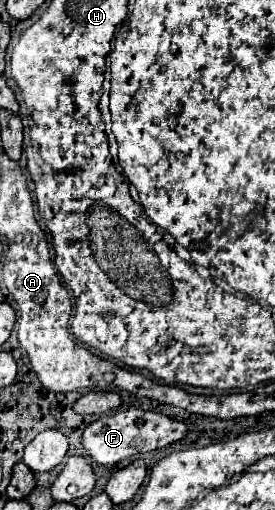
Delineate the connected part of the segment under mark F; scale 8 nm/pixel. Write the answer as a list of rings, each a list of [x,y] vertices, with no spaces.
[[[126,409],[116,415],[100,417],[98,421],[90,423],[82,435],[82,445],[86,453],[100,465],[116,465],[122,459],[128,459],[132,455],[148,453],[160,447],[166,447],[170,443],[182,441],[186,437],[186,423],[170,419],[160,413],[142,411],[142,409]]]

